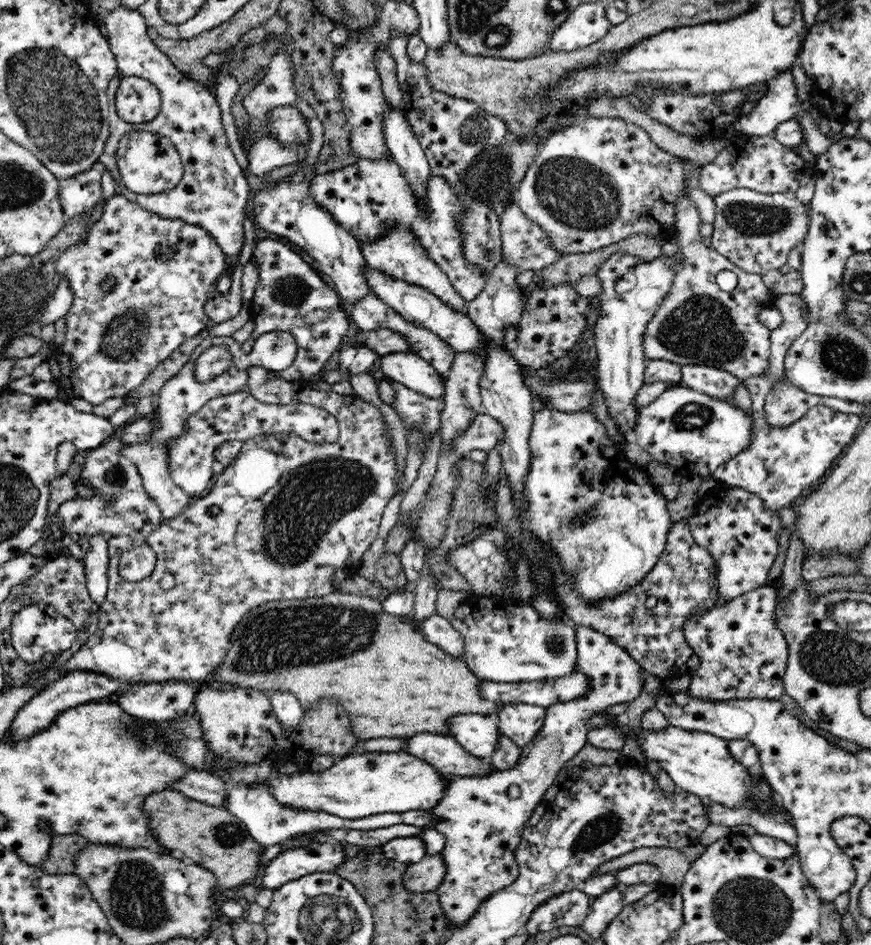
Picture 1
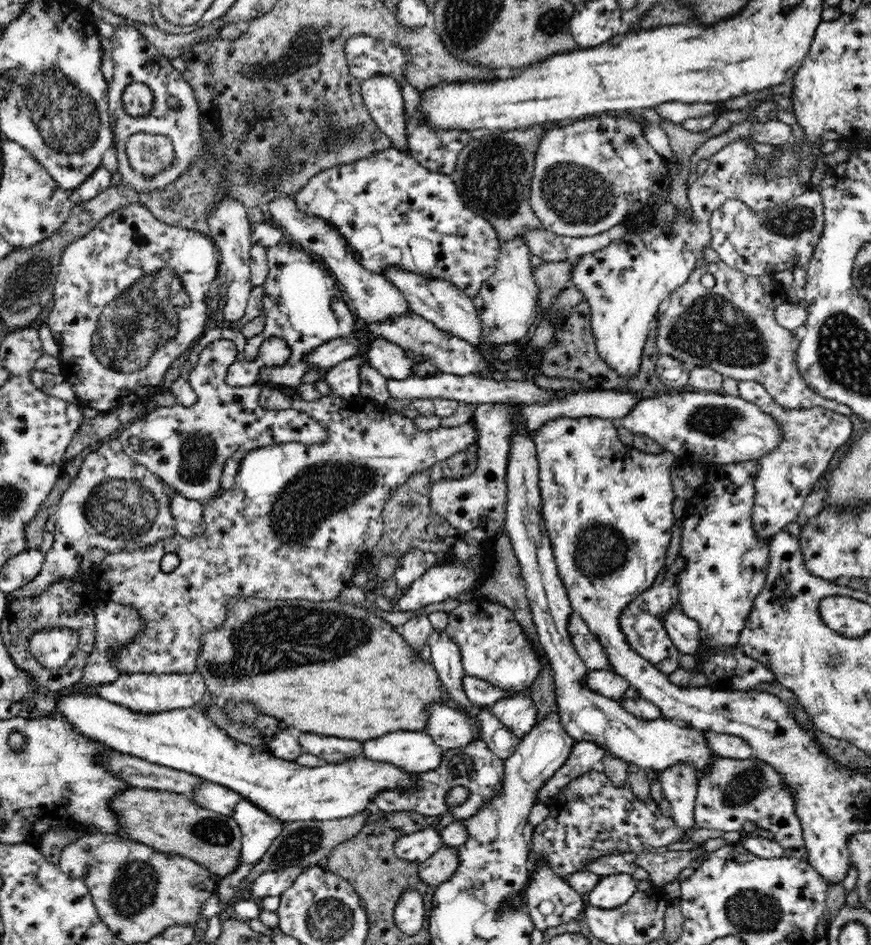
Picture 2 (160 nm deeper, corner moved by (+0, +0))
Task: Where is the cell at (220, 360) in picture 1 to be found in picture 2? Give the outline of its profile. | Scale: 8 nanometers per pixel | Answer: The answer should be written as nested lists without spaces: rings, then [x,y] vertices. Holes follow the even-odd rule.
[[[220,339],[211,342],[200,353],[196,366],[189,374],[189,383],[197,395],[198,402],[194,406],[160,407],[150,412],[143,412],[131,424],[128,424],[115,436],[124,448],[124,453],[134,462],[153,472],[168,487],[174,489],[188,500],[211,500],[222,492],[220,474],[228,461],[240,451],[249,454],[252,450],[265,448],[285,442],[303,442],[316,444],[327,441],[328,431],[312,418],[300,411],[267,410],[260,407],[260,381],[252,386],[229,386],[225,381],[229,366],[236,360],[237,346],[231,340]]]

